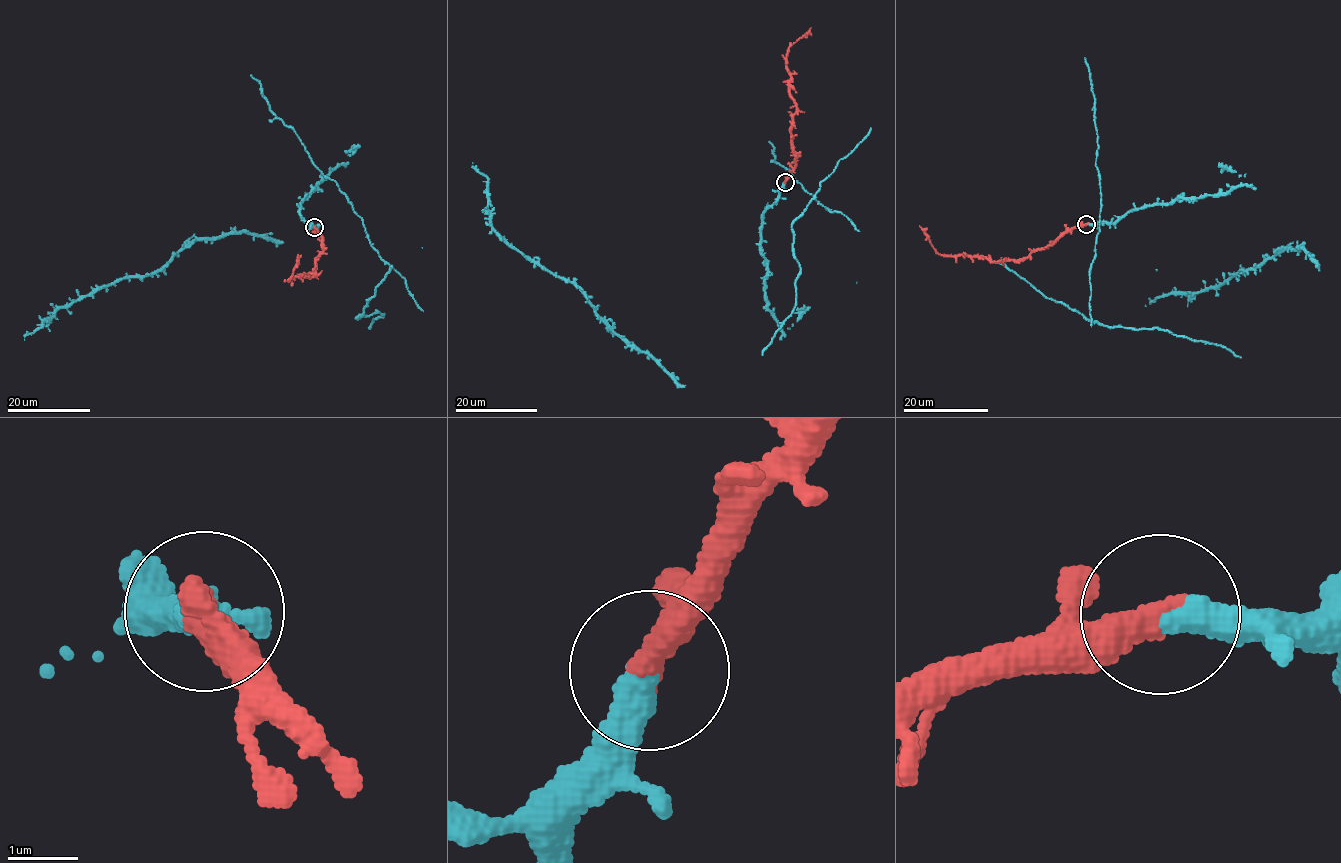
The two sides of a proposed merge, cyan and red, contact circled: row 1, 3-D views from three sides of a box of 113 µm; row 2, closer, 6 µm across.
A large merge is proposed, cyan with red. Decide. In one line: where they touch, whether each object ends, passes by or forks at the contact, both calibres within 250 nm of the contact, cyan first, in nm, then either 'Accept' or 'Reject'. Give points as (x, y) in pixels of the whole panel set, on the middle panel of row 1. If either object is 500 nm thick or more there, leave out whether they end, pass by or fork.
Place: (785, 182). At the ring cyan ends. At the ring red ends. Thickness 440 nm (cyan) against 440 nm. Accept

